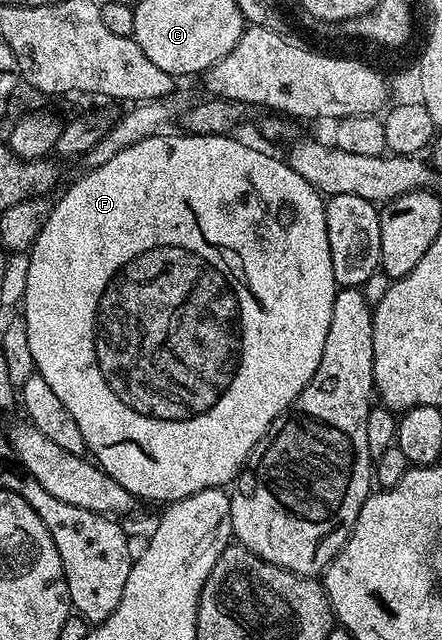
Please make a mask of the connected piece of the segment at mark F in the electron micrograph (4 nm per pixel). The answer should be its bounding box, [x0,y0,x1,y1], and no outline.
[24,132,340,504]

